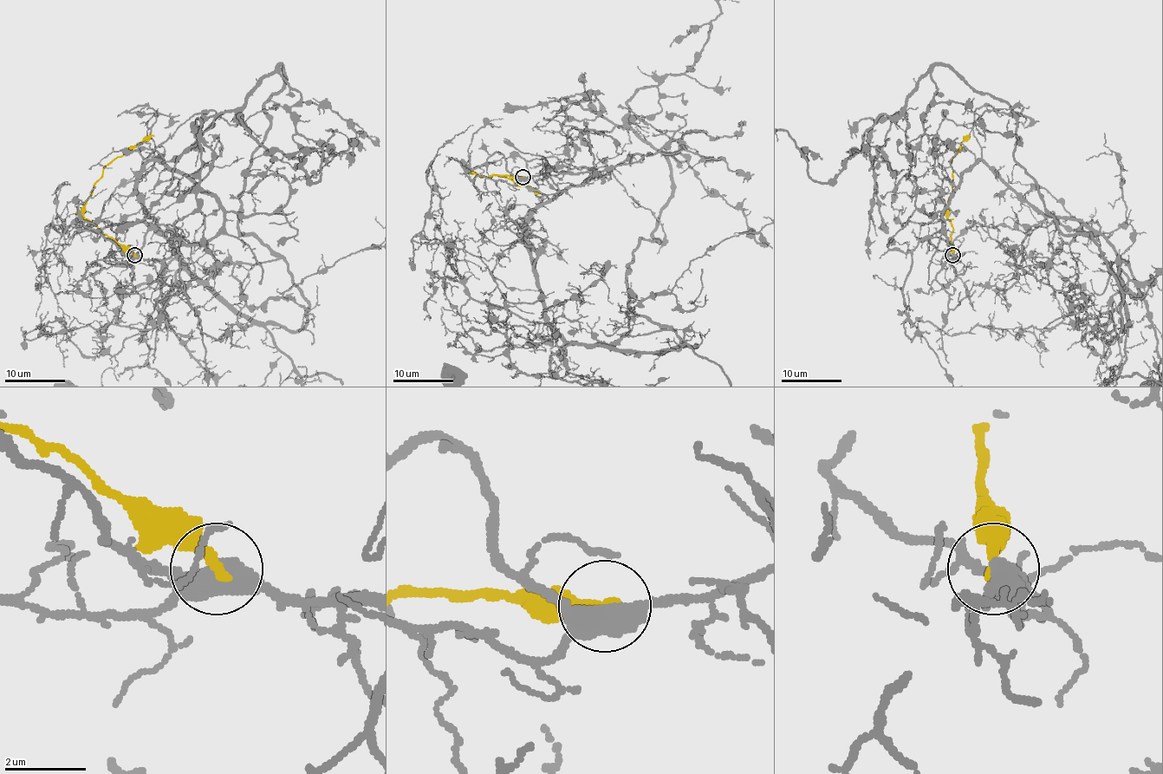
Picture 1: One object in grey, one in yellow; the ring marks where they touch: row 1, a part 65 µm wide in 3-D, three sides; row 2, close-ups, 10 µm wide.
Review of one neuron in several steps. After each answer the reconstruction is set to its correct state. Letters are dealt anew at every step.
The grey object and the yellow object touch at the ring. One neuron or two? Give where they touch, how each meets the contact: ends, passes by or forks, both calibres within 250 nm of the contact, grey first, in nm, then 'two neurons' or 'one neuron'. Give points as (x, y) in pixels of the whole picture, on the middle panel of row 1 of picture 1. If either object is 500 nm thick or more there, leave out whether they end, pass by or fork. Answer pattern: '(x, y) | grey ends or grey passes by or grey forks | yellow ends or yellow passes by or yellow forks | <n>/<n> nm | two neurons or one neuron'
(523, 177) | grey forks | yellow ends | 440/280 nm | two neurons

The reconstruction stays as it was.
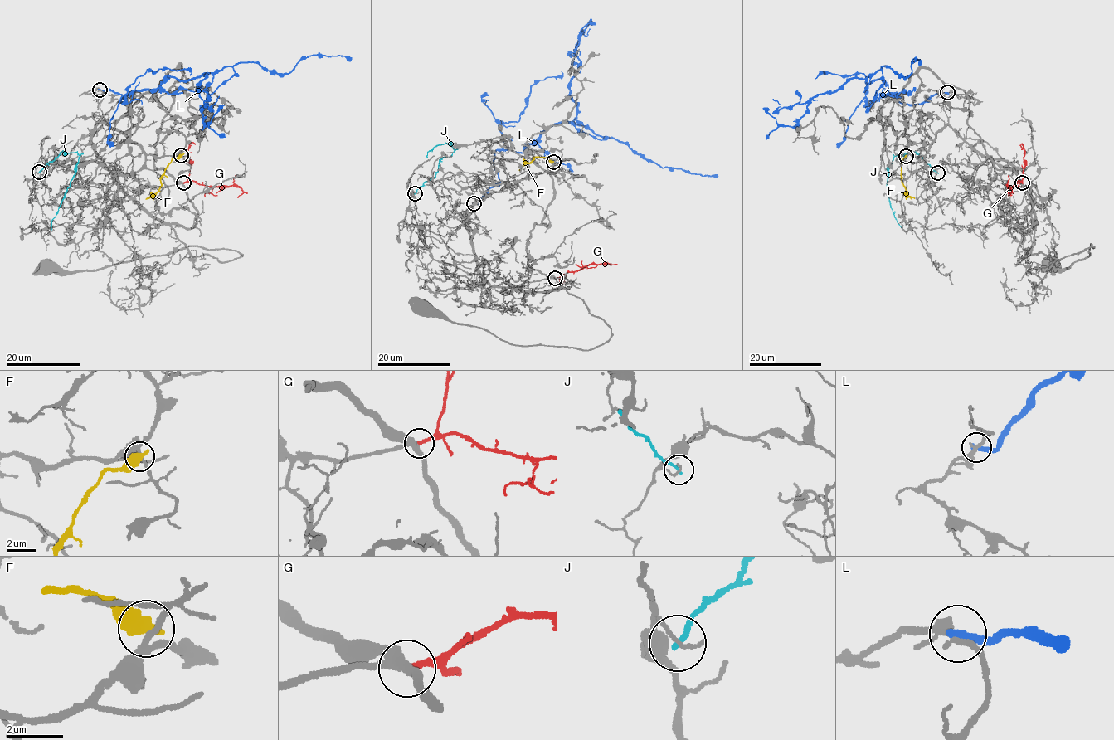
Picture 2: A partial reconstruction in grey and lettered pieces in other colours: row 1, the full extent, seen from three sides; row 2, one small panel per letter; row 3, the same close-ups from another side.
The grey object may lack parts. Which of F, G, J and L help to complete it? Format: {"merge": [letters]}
{"merge": ["G"]}

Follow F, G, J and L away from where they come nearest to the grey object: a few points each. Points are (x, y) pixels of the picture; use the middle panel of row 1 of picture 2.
F: (552, 162), (543, 158), (532, 158), (519, 170)
G: (554, 278), (589, 265), (607, 265)
J: (415, 192), (425, 182), (432, 179), (440, 161), (454, 150), (445, 143), (429, 150), (426, 158)
L: (474, 202), (499, 181), (493, 167), (498, 150), (522, 152), (562, 122), (619, 140), (659, 167), (717, 177)

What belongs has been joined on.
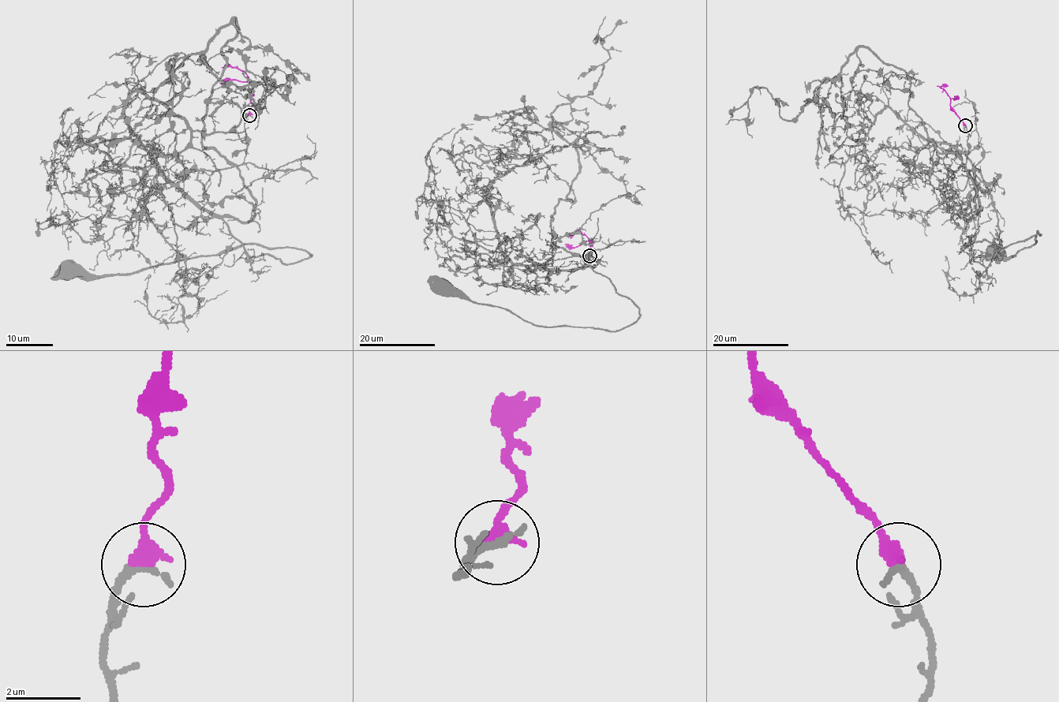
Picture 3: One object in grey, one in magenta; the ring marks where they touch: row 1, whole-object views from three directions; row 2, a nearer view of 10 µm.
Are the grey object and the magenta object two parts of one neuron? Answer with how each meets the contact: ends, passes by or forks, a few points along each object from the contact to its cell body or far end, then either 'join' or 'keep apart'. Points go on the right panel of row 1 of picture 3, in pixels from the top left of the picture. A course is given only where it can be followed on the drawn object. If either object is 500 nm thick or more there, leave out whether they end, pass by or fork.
grey ends | magenta ends | grey via (964, 125), (966, 170), (978, 209), (976, 241), (1006, 247), (1041, 234), (1015, 255), (994, 255) | magenta via (964, 125), (950, 106), (948, 93), (940, 87), (945, 87) | join

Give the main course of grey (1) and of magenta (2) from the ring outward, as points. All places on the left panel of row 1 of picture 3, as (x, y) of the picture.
1: (249, 114), (237, 169), (255, 212), (227, 229), (250, 256), (310, 256), (242, 244), (68, 274)
2: (249, 114), (252, 90), (247, 75), (235, 67), (222, 67)

